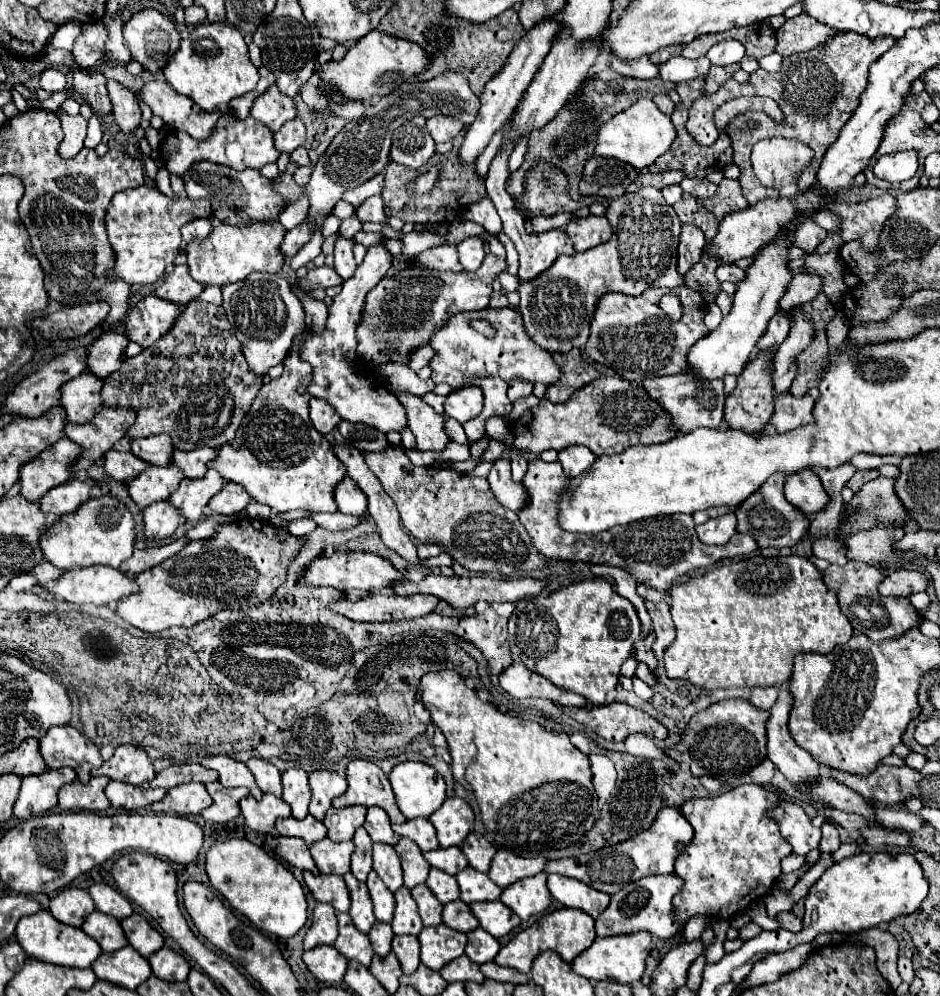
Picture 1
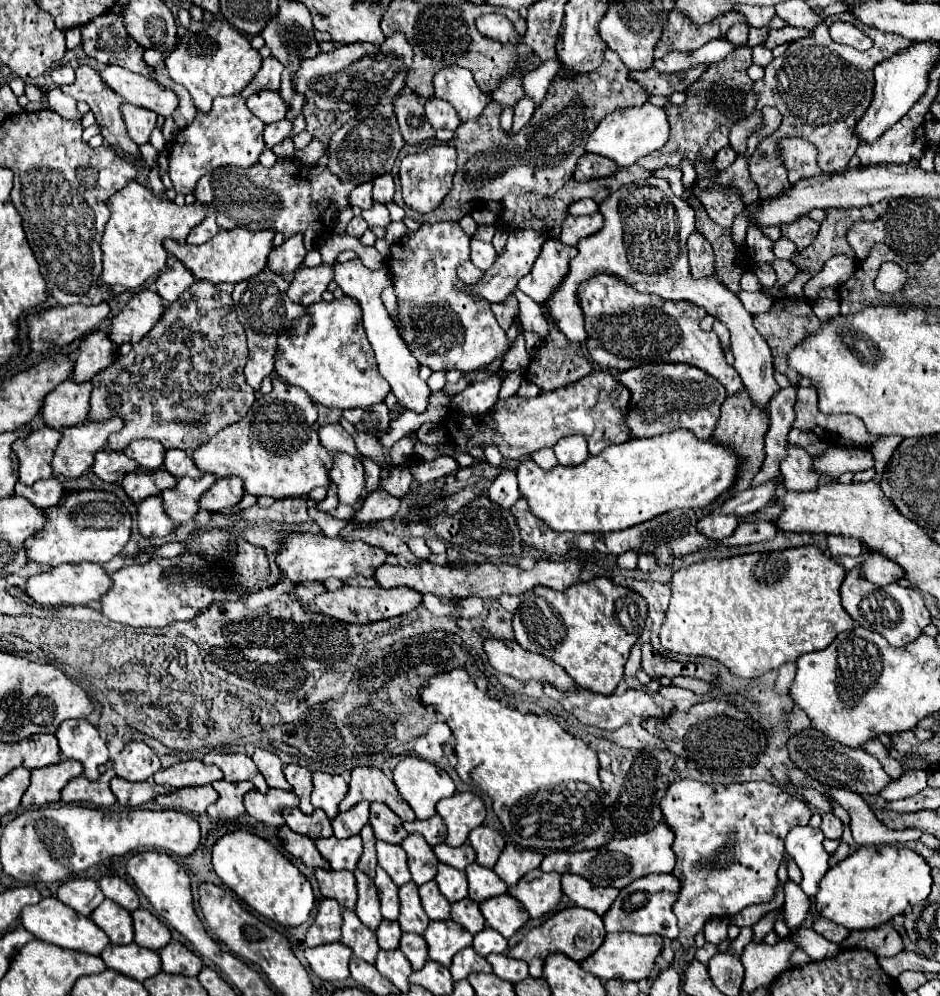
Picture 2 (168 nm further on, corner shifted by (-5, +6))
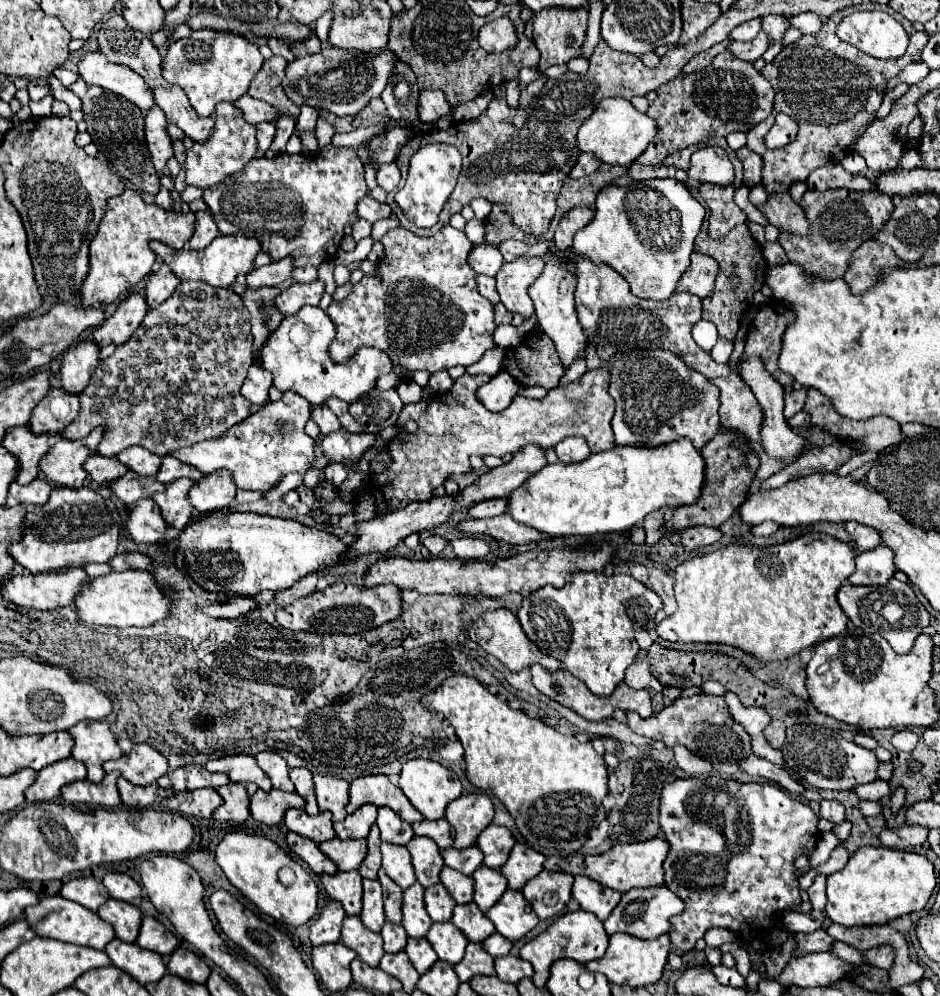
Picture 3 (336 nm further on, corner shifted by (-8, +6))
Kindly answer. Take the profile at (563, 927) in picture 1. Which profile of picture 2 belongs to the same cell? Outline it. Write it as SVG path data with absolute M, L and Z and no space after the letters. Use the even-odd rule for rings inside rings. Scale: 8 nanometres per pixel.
M567 907L567 909L561 909L555 915L551 915L543 925L533 927L513 949L507 951L507 955L513 959L527 961L531 977L541 977L543 961L549 953L559 951L559 953L565 953L567 957L571 957L573 961L583 961L585 957L589 957L591 953L595 953L599 949L599 945L603 943L603 937L605 937L605 929L603 929L603 921L597 913L583 909L583 907Z

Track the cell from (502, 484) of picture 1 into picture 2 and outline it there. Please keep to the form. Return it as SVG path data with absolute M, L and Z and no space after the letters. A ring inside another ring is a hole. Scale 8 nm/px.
M501 467L499 475L493 479L493 483L491 483L491 487L489 487L487 493L489 493L491 501L495 501L497 505L509 509L519 499L515 471L507 469L507 467Z

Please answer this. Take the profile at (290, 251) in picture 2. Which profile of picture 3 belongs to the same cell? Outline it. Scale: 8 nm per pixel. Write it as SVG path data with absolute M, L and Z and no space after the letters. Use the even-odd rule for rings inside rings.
M282 259L270 265L264 265L260 269L250 271L250 275L246 275L246 285L250 289L262 289L262 287L276 287L284 281L290 279L292 275L292 259Z

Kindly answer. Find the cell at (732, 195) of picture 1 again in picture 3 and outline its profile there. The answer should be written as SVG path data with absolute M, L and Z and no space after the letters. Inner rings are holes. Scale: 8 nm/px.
M742 147L738 149L738 159L742 161L744 165L744 185L752 187L752 185L758 185L760 179L762 179L762 157L754 151L750 151L748 147Z

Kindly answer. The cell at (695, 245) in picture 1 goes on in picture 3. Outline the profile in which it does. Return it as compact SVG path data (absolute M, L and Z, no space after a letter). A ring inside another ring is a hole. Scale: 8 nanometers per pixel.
M692 253L690 267L684 271L682 281L678 281L676 293L692 293L700 299L710 297L710 291L714 291L716 273L718 273L718 265L714 259L702 253Z

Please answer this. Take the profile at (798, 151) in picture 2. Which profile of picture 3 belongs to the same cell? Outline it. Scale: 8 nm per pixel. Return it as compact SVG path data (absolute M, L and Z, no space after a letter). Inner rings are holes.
M828 163L826 167L814 169L808 179L808 189L830 189L830 187L846 187L852 191L874 191L876 183L864 175L852 175L844 171L840 163Z

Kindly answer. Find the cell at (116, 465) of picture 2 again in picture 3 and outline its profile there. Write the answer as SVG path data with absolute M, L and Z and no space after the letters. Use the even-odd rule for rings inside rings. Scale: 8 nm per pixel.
M92 455L82 467L98 485L110 485L114 479L120 479L128 471L116 457L106 459L102 455Z

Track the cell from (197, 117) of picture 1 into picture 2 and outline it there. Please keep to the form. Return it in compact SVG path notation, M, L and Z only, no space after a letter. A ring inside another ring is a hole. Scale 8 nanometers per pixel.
M107 65L99 71L103 81L117 91L127 103L155 111L161 117L173 115L179 105L179 97L173 89L147 79L145 75L135 75L119 65Z

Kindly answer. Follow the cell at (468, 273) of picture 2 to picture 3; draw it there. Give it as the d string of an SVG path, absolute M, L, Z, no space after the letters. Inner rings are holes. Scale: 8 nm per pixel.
M478 275L478 291L484 299L488 299L492 305L500 303L500 297L496 293L496 281L492 277L486 277L486 275Z

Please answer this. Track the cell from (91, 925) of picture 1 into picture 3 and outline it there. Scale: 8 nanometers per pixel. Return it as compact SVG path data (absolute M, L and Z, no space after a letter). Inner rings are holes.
M108 899L98 909L98 915L114 927L118 939L122 939L126 943L136 941L138 931L140 931L140 923L142 923L142 913L136 905L122 903L122 901L116 901L116 899Z

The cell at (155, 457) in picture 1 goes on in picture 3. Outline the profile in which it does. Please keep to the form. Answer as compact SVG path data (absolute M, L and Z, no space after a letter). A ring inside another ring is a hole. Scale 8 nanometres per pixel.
M128 447L118 455L118 461L138 475L156 475L160 469L160 457L144 447Z

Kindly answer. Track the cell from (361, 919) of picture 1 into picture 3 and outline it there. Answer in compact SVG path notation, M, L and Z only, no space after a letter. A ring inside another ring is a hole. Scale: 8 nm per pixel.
M364 879L364 909L360 913L360 919L370 931L380 933L386 917L382 907L382 887L378 881Z

